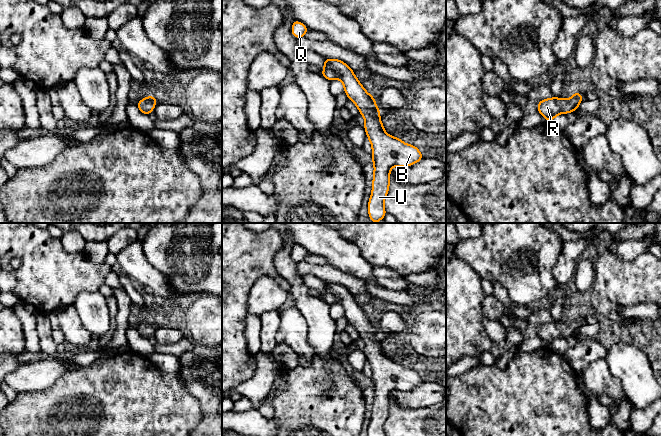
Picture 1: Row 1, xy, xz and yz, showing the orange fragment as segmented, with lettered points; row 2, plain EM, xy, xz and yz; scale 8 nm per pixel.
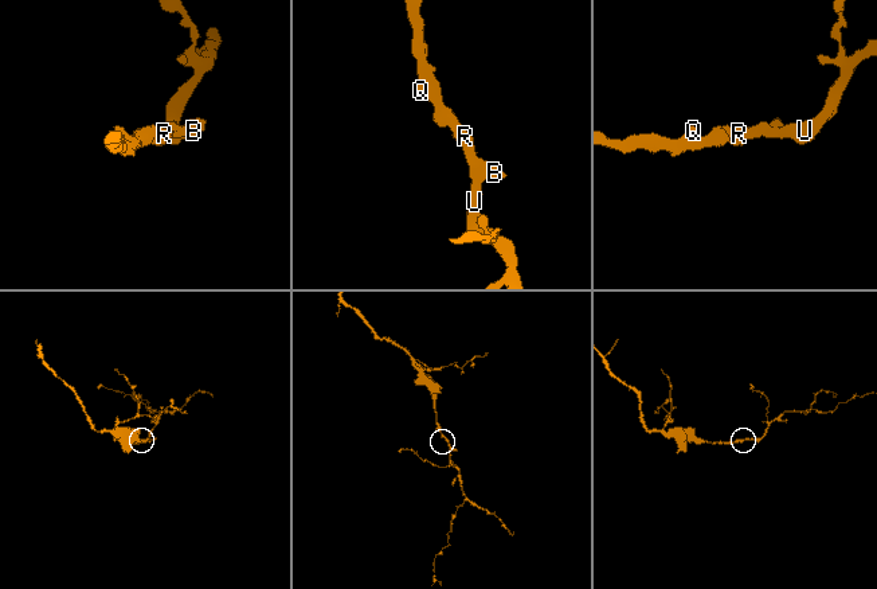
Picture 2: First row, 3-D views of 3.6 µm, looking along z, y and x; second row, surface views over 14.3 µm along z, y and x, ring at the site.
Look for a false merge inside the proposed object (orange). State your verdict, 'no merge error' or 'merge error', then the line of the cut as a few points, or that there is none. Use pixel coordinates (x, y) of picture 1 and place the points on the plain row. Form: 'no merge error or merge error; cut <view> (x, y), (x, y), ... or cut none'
no merge error; cut none

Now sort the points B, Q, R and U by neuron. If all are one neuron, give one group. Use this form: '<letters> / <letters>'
B Q R U

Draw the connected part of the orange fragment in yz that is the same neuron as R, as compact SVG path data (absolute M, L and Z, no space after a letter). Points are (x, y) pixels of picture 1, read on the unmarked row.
M577 315L574 316L570 323L562 323L561 321L546 322L538 325L537 336L543 339L547 347L551 347L552 344L559 338L568 338L573 335L577 335L580 327L583 325L583 319Z

